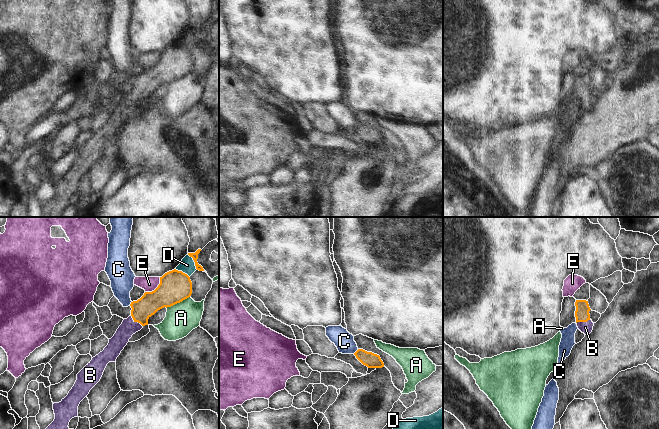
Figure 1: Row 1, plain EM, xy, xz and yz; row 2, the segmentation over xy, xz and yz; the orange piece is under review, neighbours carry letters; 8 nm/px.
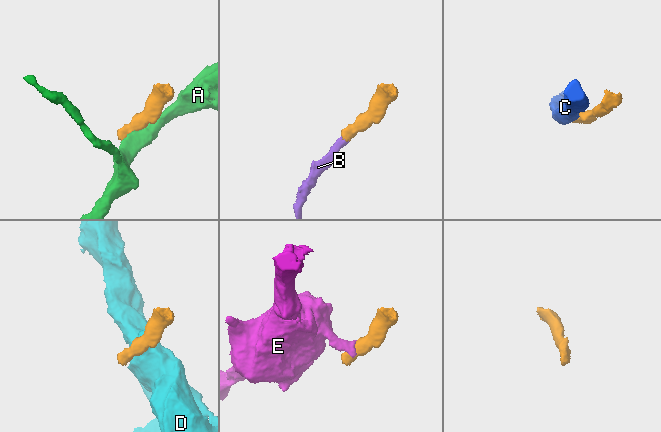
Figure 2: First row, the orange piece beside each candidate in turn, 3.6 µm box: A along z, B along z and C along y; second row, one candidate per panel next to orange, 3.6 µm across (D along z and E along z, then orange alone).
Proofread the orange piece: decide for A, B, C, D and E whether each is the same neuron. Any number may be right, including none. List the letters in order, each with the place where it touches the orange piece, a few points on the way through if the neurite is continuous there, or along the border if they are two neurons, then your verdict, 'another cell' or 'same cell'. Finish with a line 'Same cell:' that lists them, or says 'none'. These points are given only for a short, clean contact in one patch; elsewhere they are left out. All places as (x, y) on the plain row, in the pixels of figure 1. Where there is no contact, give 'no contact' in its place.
A: meets orange in xy at (177, 78); border along xy (189, 72), (166, 83); another cell
B: meets orange in xy at (136, 97); runs through xy (150, 78), (141, 87), (136, 97), (116, 120); same cell
C: meets orange in xz at (356, 127); border along xz (358, 125), (353, 129); another cell
D: meets orange in xy at (194, 37); border along xy (187, 30), (192, 34), (197, 45); another cell
E: meets orange in xy at (156, 64); border along xy (160, 53), (160, 59), (153, 66), (145, 68); another cell
Same cell: B

